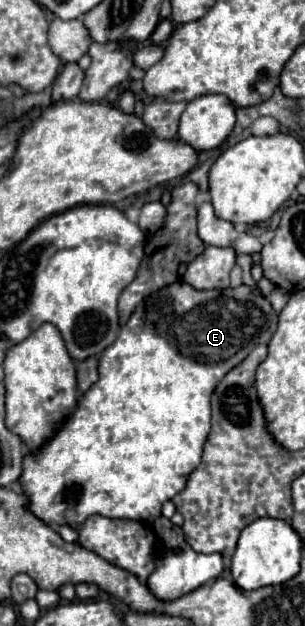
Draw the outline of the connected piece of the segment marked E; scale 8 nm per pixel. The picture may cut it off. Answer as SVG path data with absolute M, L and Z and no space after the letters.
M179 280L169 286L163 286L161 290L153 292L151 296L147 296L133 310L131 318L121 328L117 340L103 352L103 356L99 360L99 380L81 396L77 410L65 420L65 424L61 426L61 430L57 432L57 436L53 440L49 440L39 452L33 452L25 458L25 464L23 464L25 472L21 474L19 482L23 486L23 492L29 498L29 510L47 524L63 524L65 510L69 510L69 508L75 510L77 522L83 522L93 514L101 514L107 518L129 518L129 520L141 520L141 522L157 520L161 516L163 502L171 500L175 494L179 494L185 488L189 474L201 462L203 444L211 430L211 394L215 392L215 388L219 386L223 376L231 368L239 366L257 344L267 344L271 340L271 336L275 334L277 322L279 322L279 314L273 310L267 296L251 292L251 288L245 284L241 284L237 288L225 288L225 290L195 290L195 288L191 288L191 284Z

